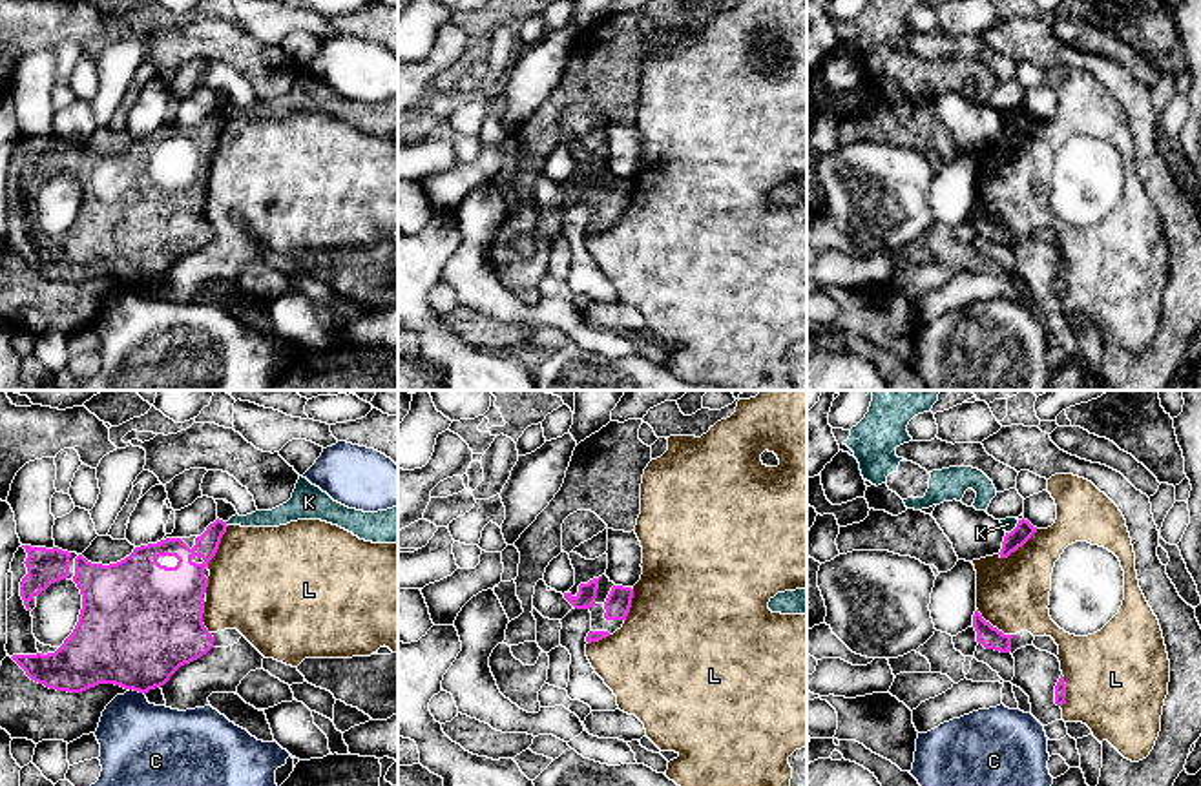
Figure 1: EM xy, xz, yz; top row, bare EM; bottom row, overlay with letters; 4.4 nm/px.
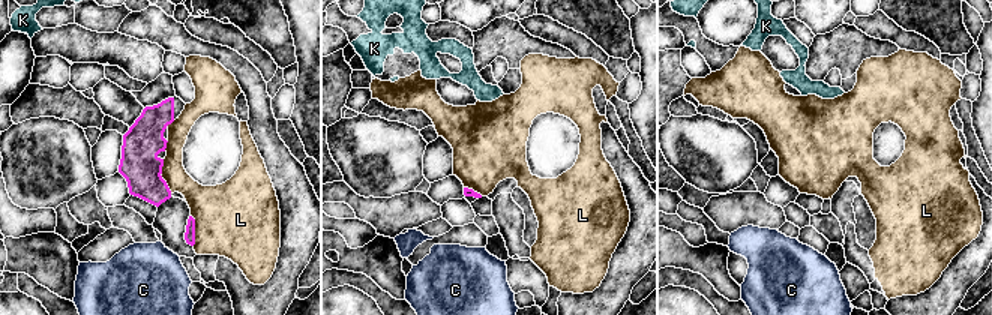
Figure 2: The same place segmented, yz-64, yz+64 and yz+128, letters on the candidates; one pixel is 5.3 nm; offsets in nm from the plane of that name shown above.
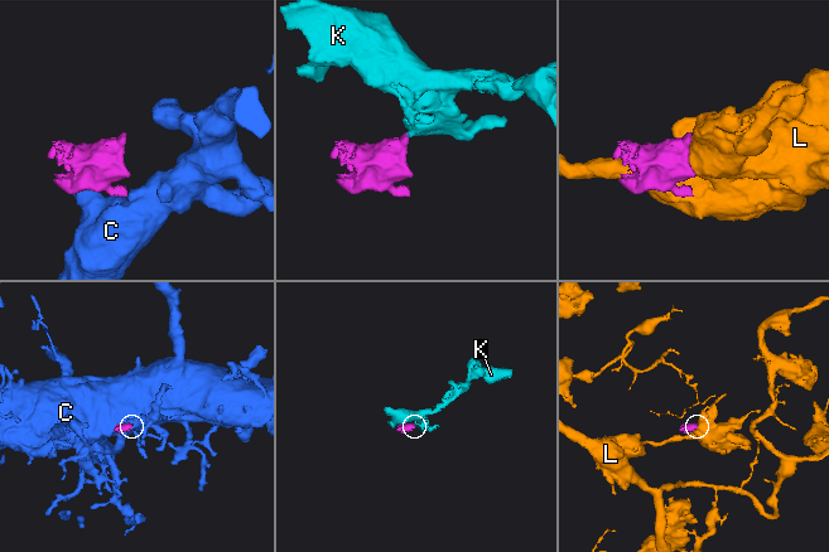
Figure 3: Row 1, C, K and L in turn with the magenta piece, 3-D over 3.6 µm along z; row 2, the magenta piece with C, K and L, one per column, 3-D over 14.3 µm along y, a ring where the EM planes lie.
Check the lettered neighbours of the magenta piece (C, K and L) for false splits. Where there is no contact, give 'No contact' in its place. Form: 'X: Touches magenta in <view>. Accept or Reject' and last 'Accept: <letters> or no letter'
C: Touches magenta in xy. Reject
K: Touches magenta in xy. Reject
L: Touches magenta in yz. Reject
Accept: no letter

